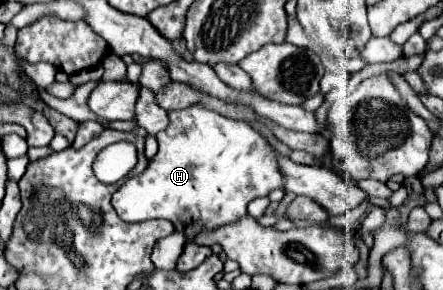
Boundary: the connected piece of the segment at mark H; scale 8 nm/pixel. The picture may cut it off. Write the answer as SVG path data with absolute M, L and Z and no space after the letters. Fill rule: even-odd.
M193 105L189 109L169 111L169 127L157 133L159 151L141 175L129 177L115 193L113 207L123 221L139 223L145 219L167 219L173 223L177 233L183 233L189 239L195 239L199 231L211 231L221 225L233 223L247 215L247 203L269 195L273 189L283 189L285 179L279 171L279 163L273 147L245 121L227 119L215 111L205 109L203 105Z

